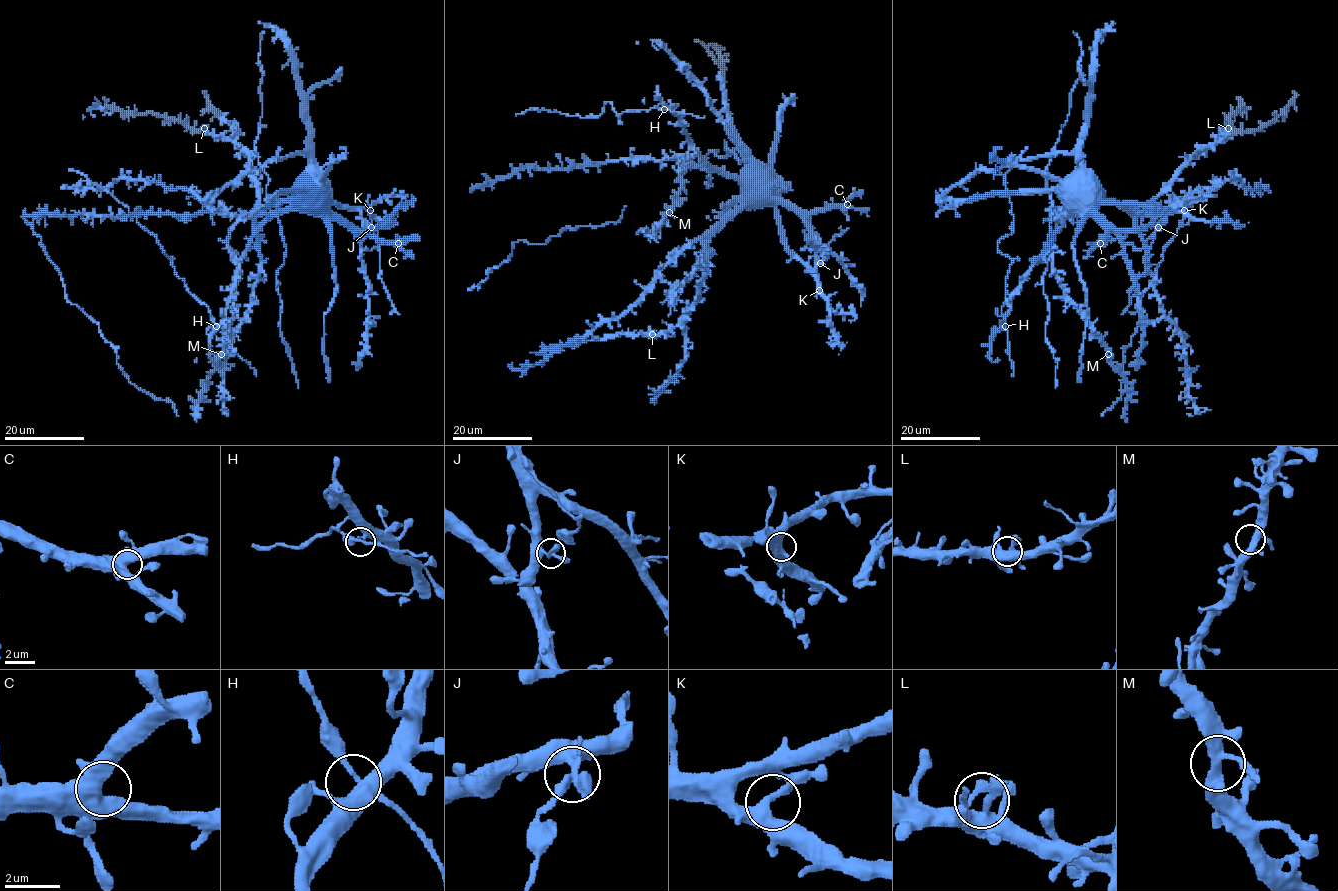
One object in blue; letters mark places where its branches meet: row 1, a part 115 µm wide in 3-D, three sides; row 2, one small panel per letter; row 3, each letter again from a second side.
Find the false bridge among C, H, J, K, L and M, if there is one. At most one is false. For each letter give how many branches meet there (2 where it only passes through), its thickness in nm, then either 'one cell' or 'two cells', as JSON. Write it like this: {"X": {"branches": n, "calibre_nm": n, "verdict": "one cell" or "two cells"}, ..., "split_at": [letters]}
{"C": {"branches": 4, "calibre_nm": 480, "verdict": "one cell"}, "H": {"branches": 4, "calibre_nm": 220, "verdict": "one cell"}, "J": {"branches": 4, "calibre_nm": 280, "verdict": "two cells"}, "K": {"branches": 4, "calibre_nm": 360, "verdict": "one cell"}, "L": {"branches": 3, "calibre_nm": 300, "verdict": "one cell"}, "M": {"branches": 4, "calibre_nm": 360, "verdict": "one cell"}, "split_at": ["J"]}

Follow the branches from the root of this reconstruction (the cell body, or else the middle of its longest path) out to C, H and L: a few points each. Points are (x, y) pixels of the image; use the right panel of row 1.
C: (1076, 191), (1080, 188), (1098, 207), (1107, 228), (1107, 235), (1100, 243)
H: (1076, 191), (1080, 188), (1072, 212), (1012, 299), (1005, 326)
L: (1076, 191), (1081, 188), (1132, 207), (1148, 204), (1199, 151), (1226, 135), (1228, 128)

